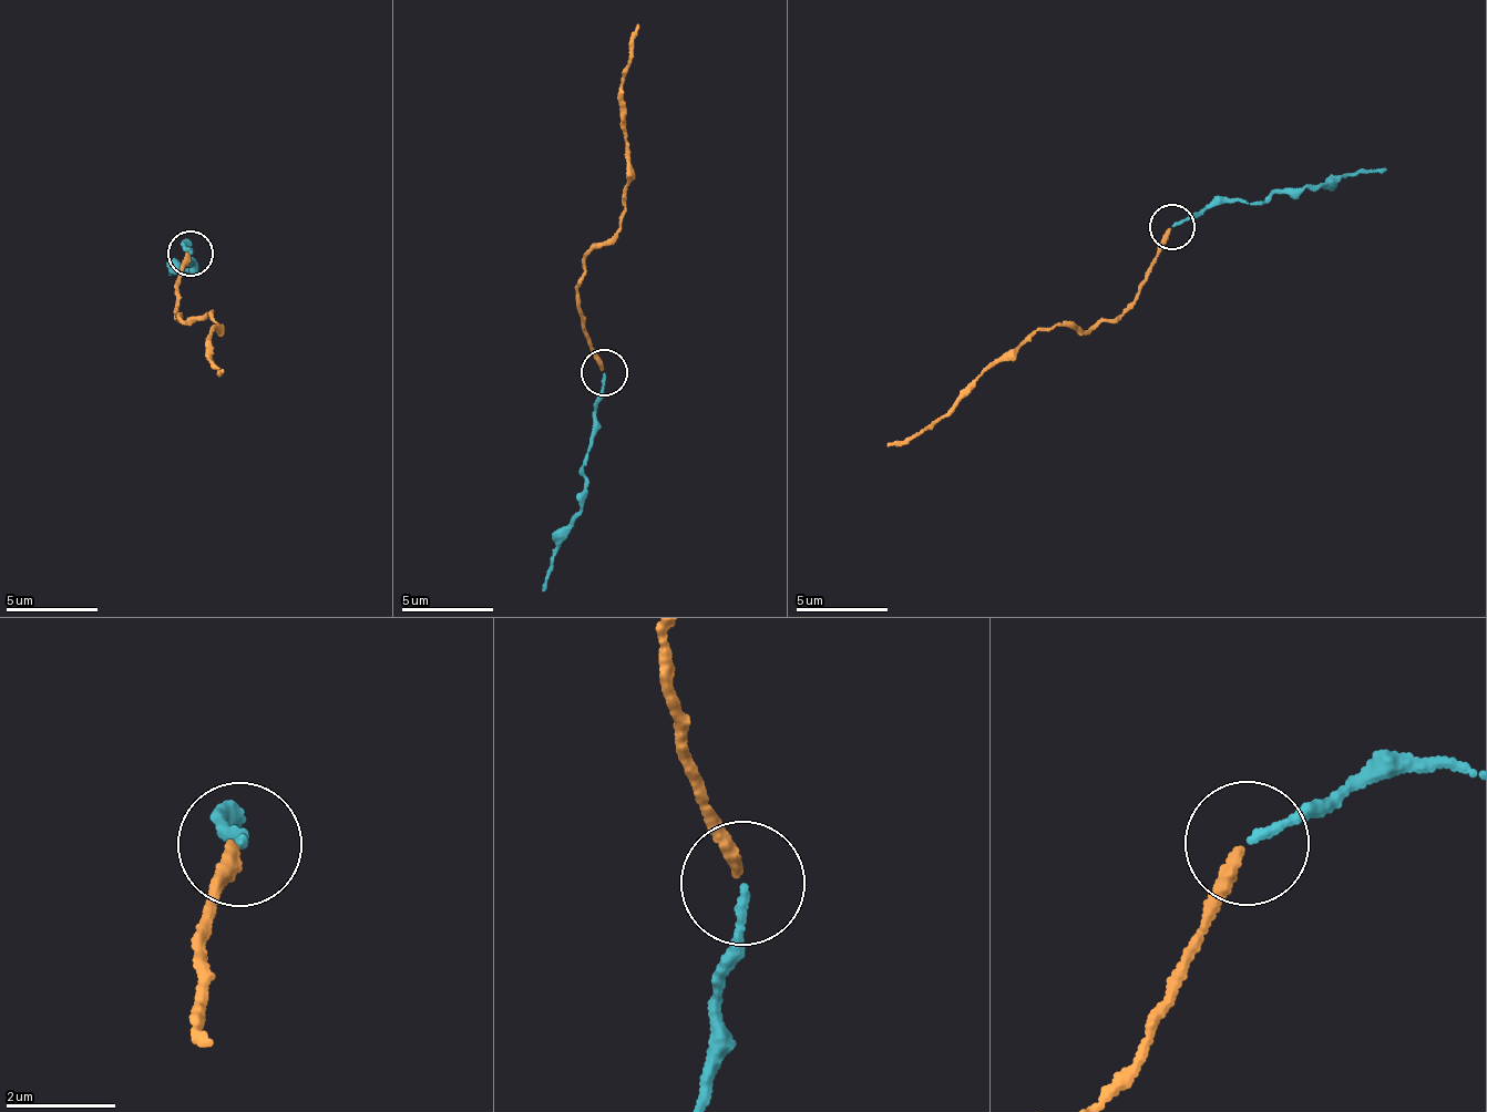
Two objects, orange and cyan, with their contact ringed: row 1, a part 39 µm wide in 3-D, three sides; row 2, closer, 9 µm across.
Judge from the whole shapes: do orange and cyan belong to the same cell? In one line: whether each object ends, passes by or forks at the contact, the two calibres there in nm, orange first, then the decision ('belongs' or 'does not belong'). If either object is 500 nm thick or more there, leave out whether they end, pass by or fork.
orange ends | cyan ends | 260/130 nm | belongs

